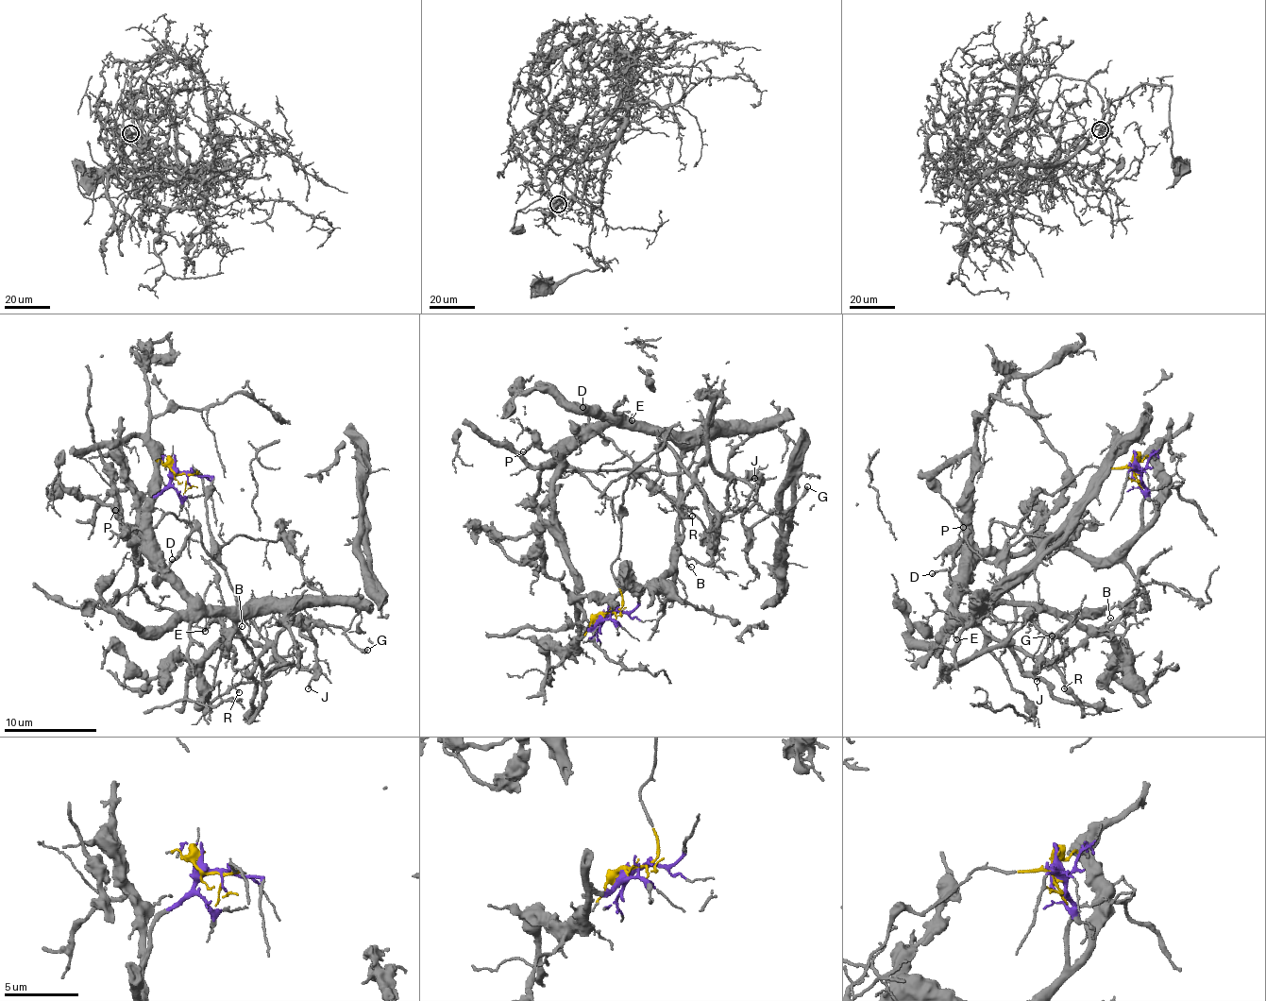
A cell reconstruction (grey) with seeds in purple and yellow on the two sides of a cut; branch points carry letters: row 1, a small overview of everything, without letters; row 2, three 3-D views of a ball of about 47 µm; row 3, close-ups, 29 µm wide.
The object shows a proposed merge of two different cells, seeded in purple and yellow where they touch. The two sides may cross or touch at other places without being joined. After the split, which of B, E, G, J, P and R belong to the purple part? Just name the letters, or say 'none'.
B, E, P

